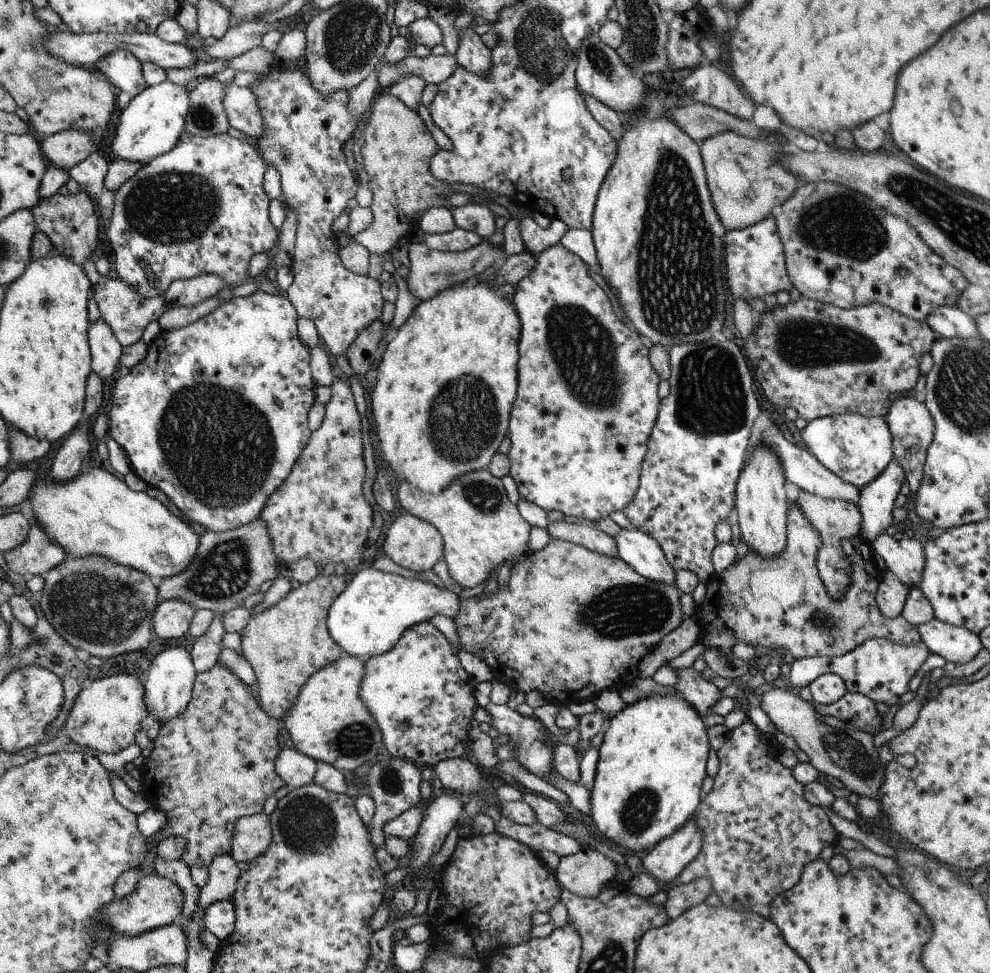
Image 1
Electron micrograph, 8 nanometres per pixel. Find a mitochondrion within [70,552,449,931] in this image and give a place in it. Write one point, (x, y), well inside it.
(307, 825)

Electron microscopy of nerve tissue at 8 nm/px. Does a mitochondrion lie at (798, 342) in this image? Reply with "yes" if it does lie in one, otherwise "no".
yes

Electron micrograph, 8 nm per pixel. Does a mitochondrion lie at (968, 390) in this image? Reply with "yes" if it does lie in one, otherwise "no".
yes

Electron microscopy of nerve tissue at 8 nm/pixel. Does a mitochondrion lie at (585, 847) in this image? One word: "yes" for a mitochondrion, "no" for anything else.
no

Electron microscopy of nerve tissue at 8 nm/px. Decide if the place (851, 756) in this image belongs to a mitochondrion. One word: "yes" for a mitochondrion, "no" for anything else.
yes

